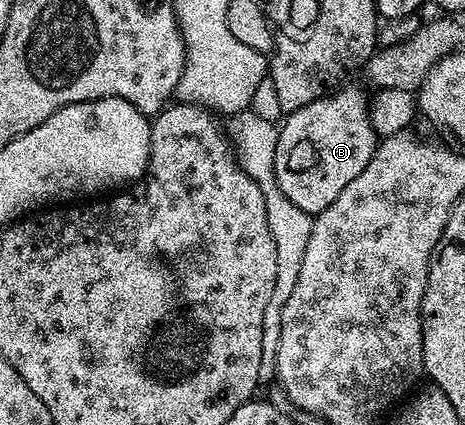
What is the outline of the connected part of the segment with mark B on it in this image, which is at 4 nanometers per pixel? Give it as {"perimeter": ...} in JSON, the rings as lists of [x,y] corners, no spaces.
{"perimeter":[[[347,87],[301,106],[279,128],[275,151],[277,186],[293,206],[312,214],[325,210],[369,166],[369,158],[375,153],[377,137],[367,113],[368,93],[363,93],[362,87]]]}

